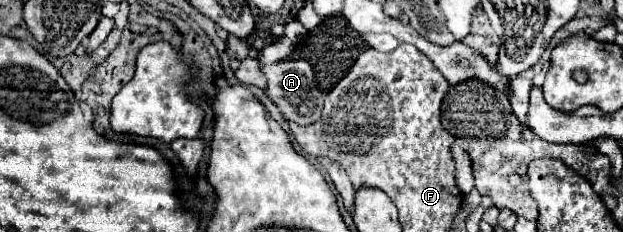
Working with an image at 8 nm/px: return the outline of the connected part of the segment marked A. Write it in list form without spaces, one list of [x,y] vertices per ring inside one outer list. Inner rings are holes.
[[[283,59],[283,61],[269,63],[269,65],[259,65],[259,67],[261,67],[263,75],[267,77],[265,93],[279,107],[283,117],[287,117],[289,121],[295,121],[297,125],[309,125],[309,123],[315,123],[321,117],[323,91],[317,89],[315,73],[313,73],[313,69],[307,61],[303,61],[303,59],[299,59],[299,61]]]

